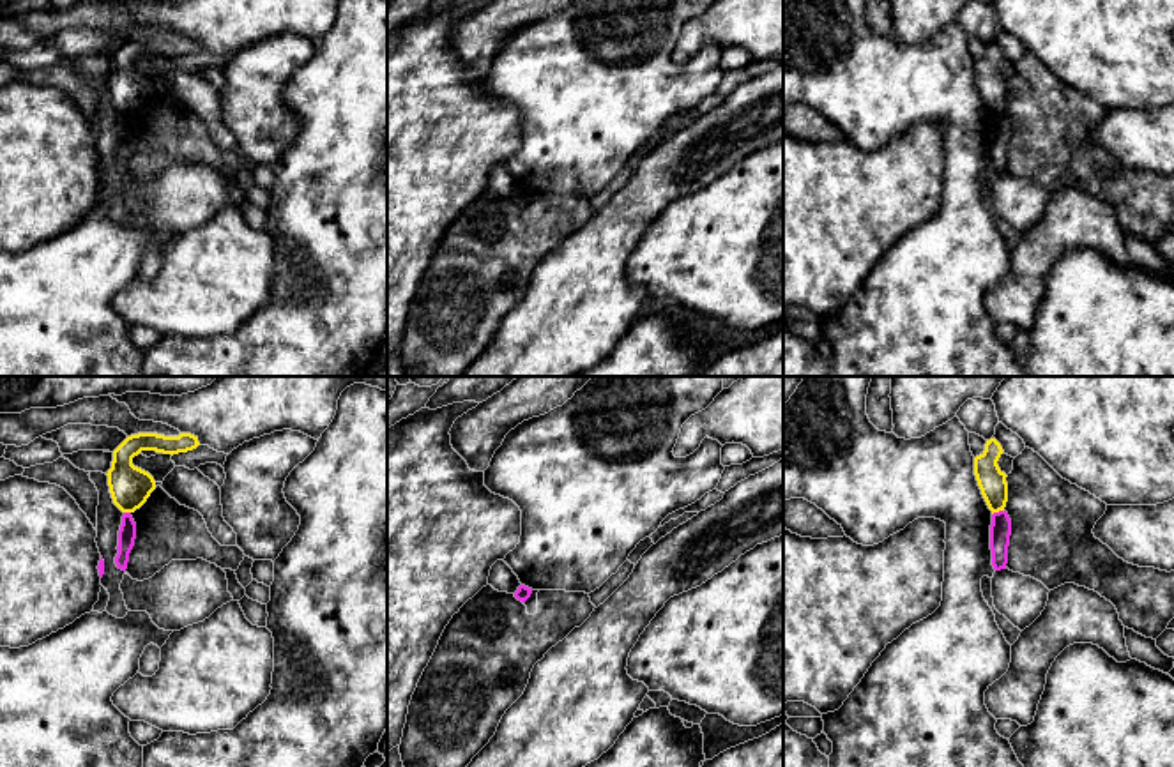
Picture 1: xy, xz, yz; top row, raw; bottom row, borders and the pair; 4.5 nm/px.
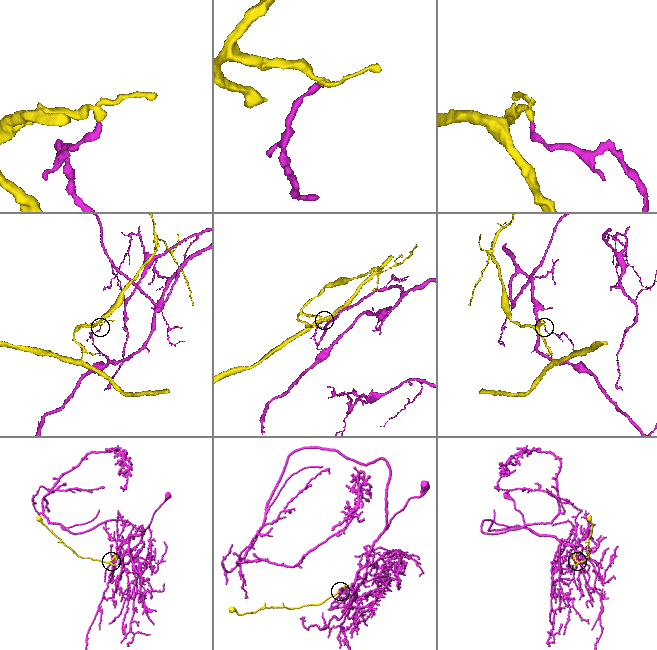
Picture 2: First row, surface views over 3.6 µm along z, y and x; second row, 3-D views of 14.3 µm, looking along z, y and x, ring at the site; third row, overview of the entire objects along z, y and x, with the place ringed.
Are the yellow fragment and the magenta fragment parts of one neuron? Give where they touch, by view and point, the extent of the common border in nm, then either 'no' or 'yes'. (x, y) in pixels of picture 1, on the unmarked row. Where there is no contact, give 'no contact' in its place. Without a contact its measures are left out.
contact yz (998, 115); length 60 nm; no

